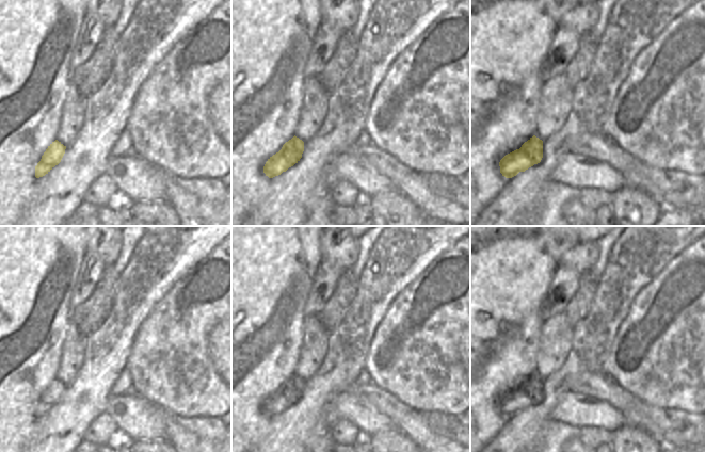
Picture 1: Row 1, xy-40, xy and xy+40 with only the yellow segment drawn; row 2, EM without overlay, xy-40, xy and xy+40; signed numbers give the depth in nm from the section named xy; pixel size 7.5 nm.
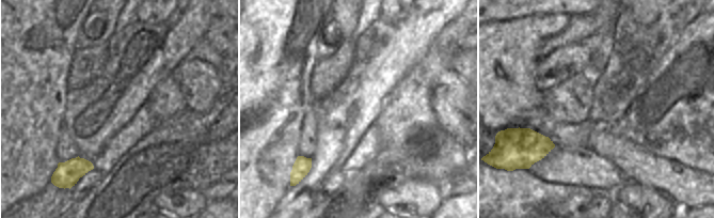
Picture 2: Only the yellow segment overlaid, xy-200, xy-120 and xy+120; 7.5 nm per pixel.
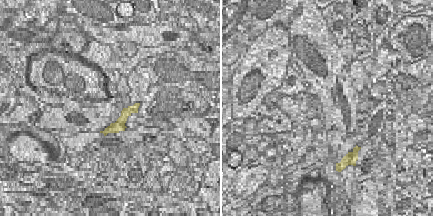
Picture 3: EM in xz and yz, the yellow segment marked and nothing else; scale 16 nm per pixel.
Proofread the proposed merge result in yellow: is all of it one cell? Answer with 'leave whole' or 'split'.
leave whole

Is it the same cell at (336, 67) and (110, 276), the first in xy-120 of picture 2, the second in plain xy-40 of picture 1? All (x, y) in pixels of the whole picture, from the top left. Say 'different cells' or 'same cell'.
same cell

